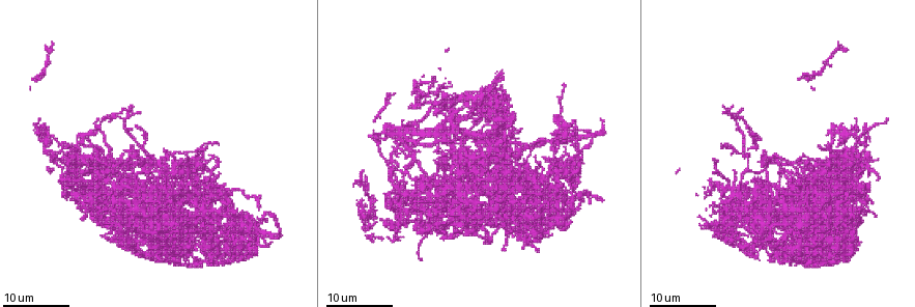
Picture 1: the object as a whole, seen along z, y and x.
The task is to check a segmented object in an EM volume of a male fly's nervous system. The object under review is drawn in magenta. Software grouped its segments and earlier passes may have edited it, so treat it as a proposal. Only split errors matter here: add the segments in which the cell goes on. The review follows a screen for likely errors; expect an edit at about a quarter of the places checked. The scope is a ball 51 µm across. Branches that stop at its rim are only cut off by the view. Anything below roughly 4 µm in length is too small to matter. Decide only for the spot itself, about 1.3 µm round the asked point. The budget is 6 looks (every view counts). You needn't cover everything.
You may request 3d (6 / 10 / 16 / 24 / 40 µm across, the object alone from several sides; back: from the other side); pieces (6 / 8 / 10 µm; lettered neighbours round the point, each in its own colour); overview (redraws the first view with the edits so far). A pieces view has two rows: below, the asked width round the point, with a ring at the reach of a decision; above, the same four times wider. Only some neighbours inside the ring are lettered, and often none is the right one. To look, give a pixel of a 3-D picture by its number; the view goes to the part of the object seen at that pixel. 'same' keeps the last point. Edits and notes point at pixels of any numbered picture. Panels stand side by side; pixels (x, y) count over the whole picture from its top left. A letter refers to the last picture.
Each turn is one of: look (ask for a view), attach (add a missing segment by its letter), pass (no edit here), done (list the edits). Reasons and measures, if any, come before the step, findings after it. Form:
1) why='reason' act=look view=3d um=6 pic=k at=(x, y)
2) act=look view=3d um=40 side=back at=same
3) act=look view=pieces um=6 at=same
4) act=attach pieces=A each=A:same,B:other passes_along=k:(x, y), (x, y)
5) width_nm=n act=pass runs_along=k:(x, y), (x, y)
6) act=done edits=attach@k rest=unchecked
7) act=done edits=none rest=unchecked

why='thin end' act=look view=3d um=24 pic=1 at=(161, 219)

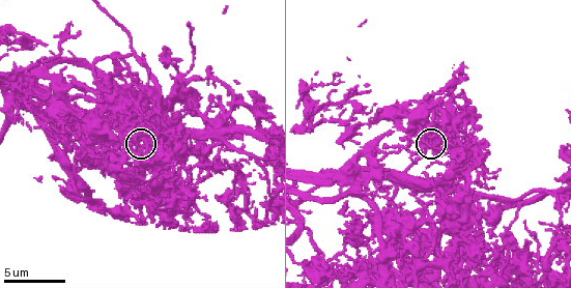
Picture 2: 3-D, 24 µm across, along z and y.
act=look view=pieces um=8 pic=2 at=(141, 146)

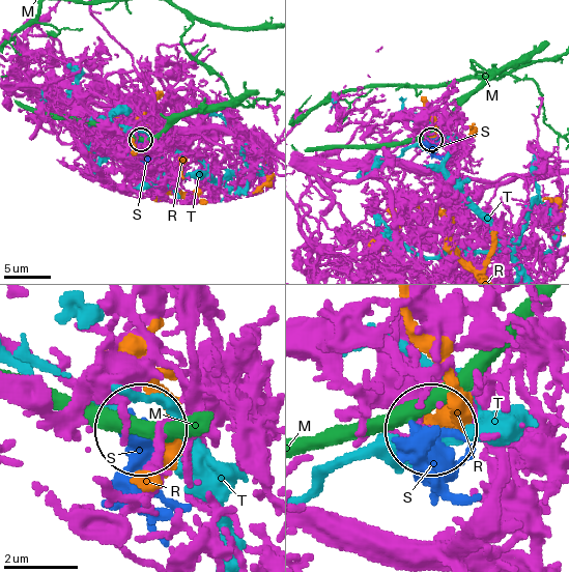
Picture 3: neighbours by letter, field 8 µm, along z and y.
act=attach pieces=S each=M:other,R:other,S:same,T:other found='it goes on there'

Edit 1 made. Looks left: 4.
act=look view=overview

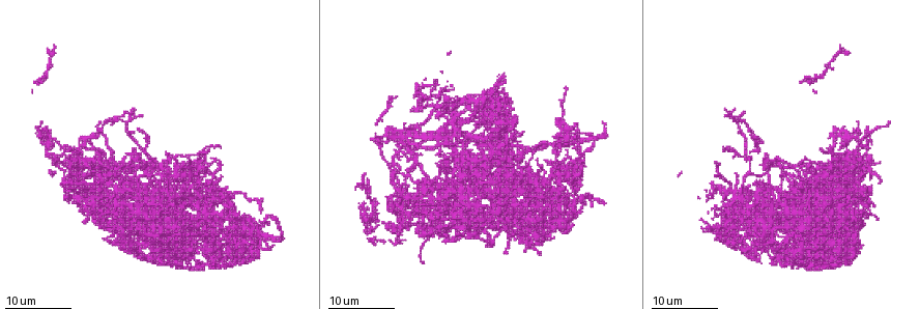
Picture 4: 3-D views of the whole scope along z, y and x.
why='free end' act=look view=3d um=16 pic=4 at=(820, 148)

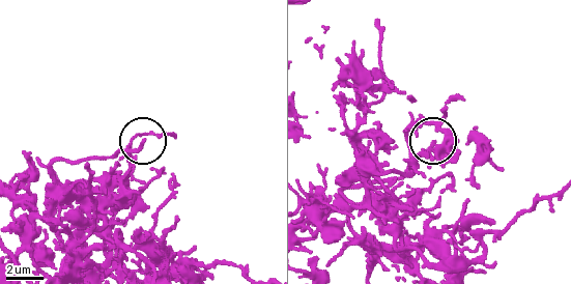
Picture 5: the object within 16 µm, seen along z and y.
why='what lies round it' act=look view=pieces um=8 pic=5 at=(143, 142)

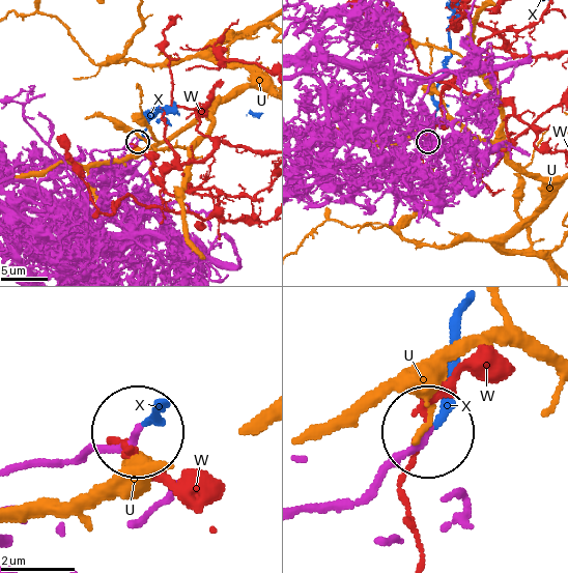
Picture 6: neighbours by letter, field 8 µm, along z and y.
act=attach pieces=X each=U:other,W:other,X:same passes_along=6:(39, 463), (111, 451), (158, 408) found='the cell continues'

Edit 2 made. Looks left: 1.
why='an open end' act=look view=pieces um=6 pic=2 at=(46, 42)

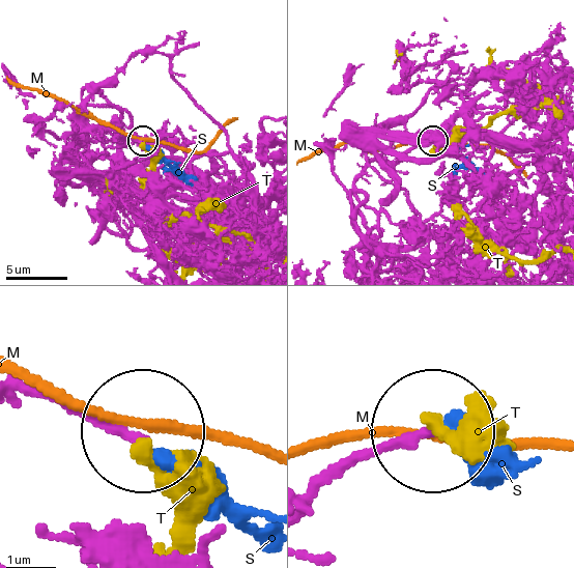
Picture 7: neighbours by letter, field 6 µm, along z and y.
act=pass each=M:other,S:other,T:other runs_along=7:(23, 398), (143, 435) found='none of them fits'

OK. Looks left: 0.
act=done edits=attach@3,attach@6 rest=unchecked

